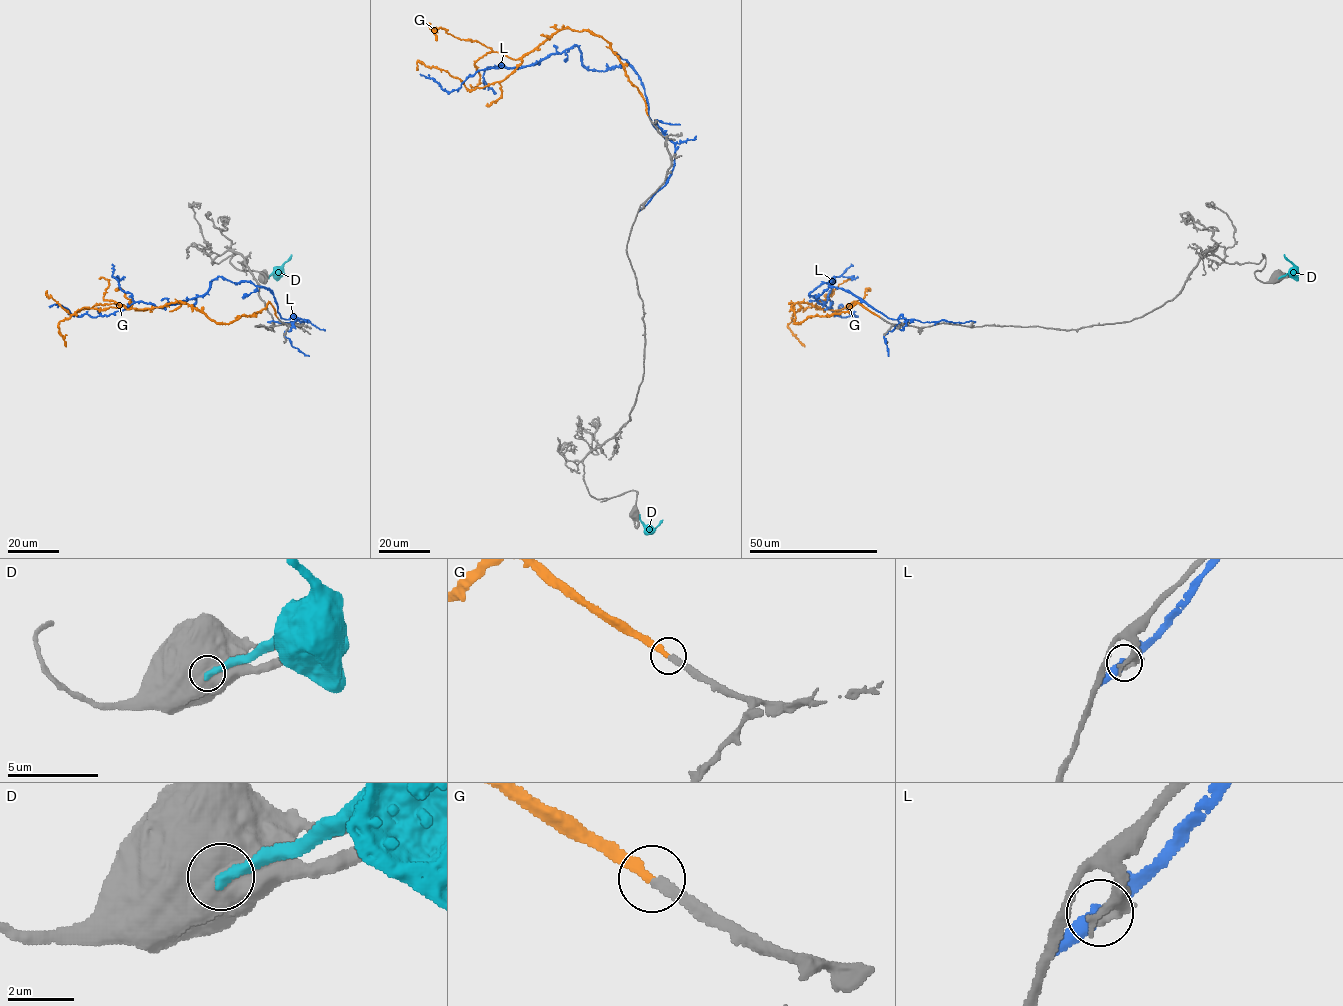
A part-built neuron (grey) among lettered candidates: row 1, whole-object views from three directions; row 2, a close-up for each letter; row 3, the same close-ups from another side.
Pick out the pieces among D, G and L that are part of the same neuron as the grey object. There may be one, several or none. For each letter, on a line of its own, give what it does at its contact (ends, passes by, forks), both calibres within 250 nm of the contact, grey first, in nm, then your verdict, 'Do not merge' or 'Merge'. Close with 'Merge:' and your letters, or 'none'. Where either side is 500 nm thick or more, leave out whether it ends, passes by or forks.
D: Thickness 1000 nm (grey) against 380 nm. Do not merge
G: It ends there. Thickness 260 nm (grey) against 240 nm. Merge
L: It passes by. Thickness 440 nm (grey) against 420 nm. Do not merge
Merge: G

